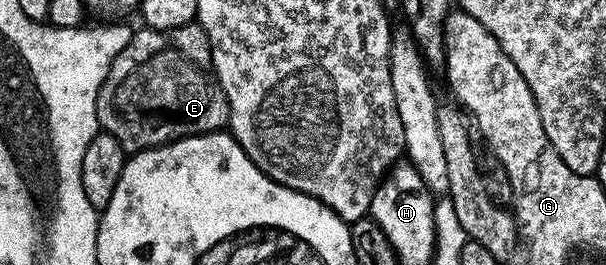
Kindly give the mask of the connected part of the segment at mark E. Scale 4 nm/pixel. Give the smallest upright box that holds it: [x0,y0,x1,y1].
[95,22,231,154]

